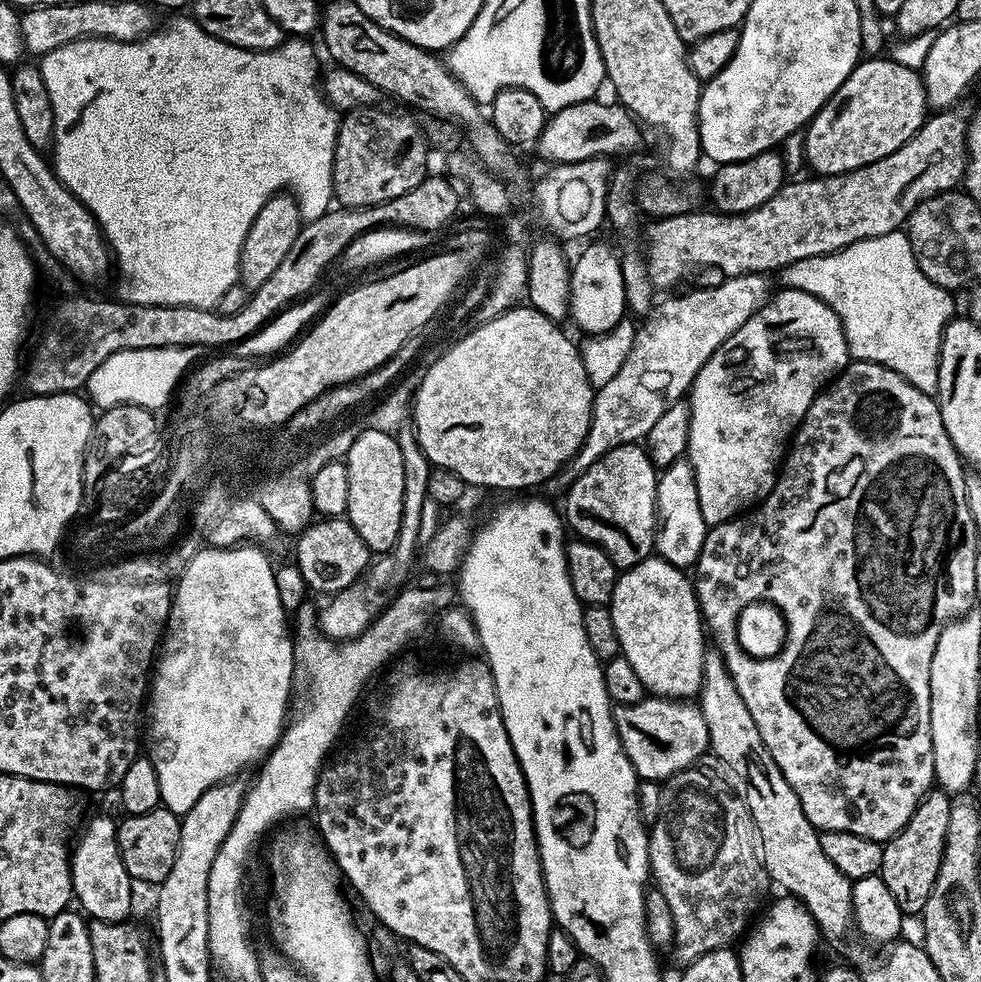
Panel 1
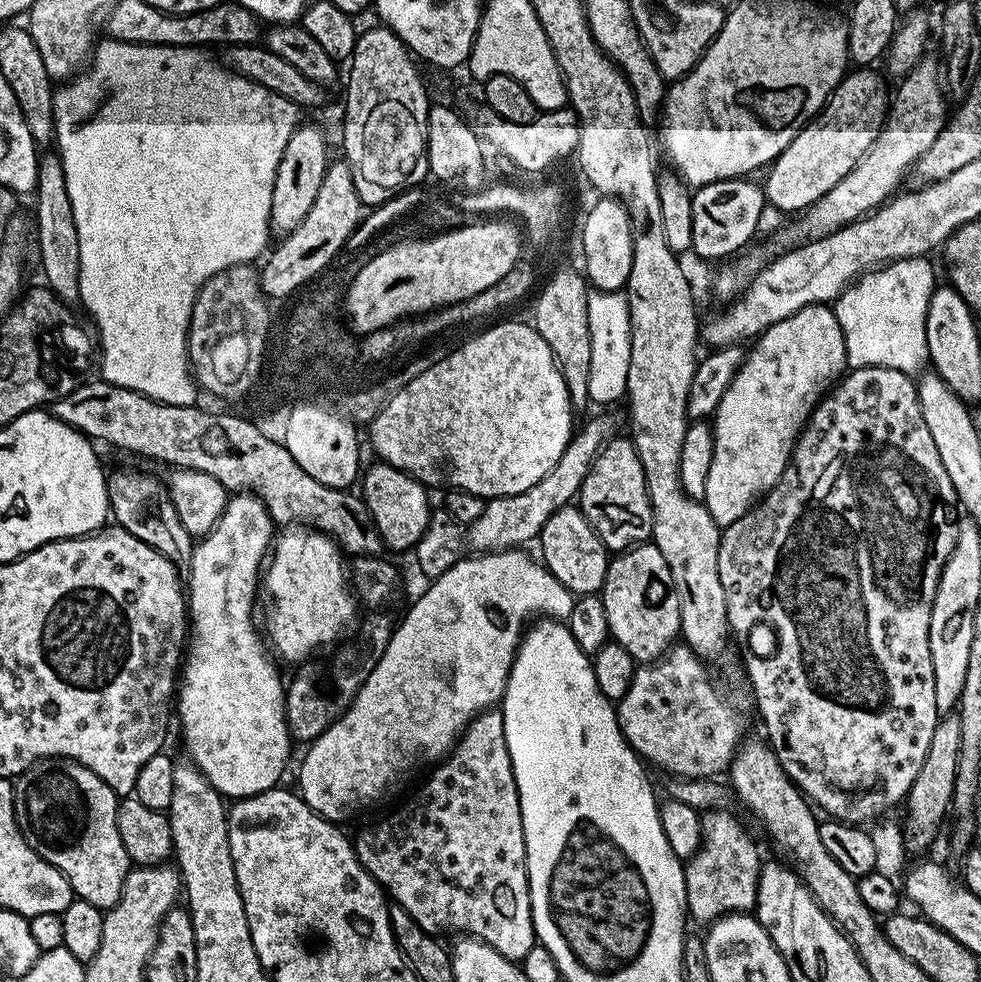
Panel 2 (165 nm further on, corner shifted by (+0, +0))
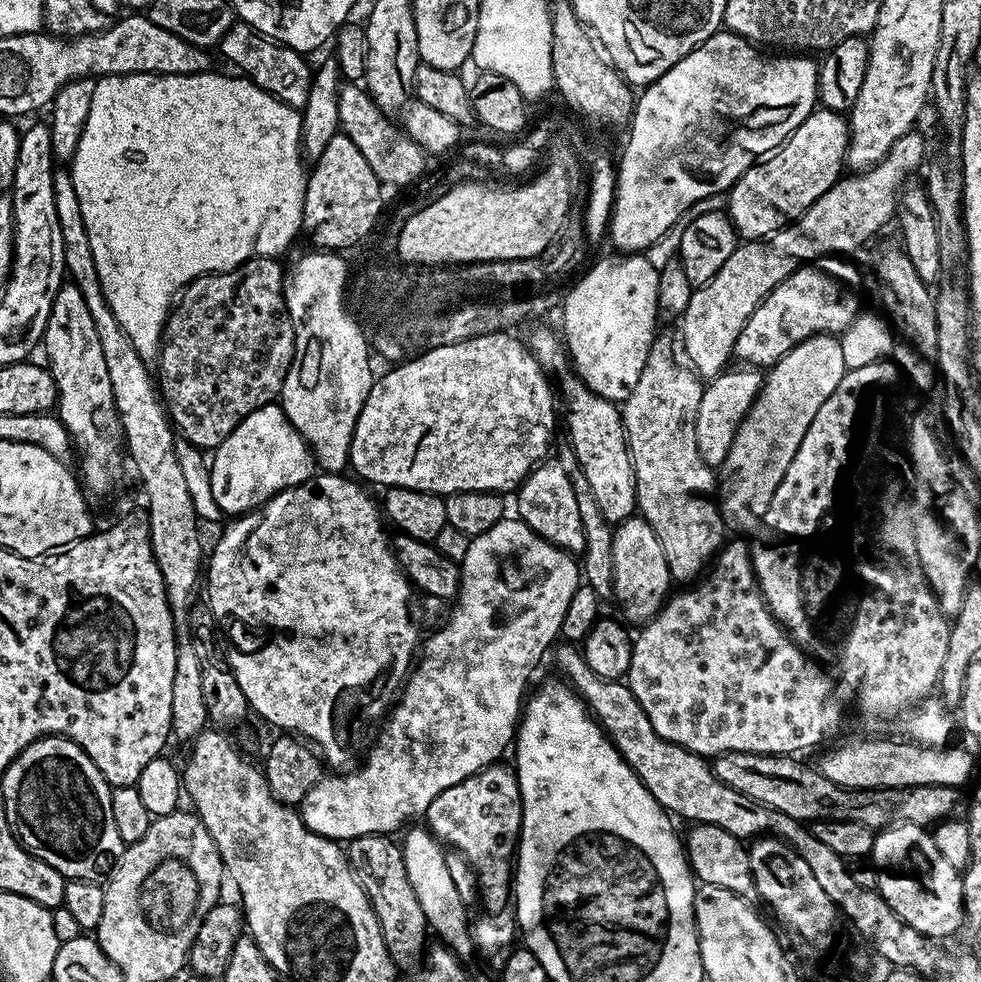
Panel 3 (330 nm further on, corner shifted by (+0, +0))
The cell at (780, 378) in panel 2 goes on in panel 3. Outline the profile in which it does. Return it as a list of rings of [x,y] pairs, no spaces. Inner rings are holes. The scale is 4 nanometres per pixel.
[[[832,334],[806,338],[798,346],[794,346],[792,350],[787,352],[777,364],[771,365],[767,369],[768,376],[766,372],[760,385],[760,393],[756,395],[755,402],[750,406],[748,413],[744,415],[744,421],[738,426],[738,430],[734,434],[734,442],[730,446],[730,450],[718,472],[718,507],[720,509],[720,519],[723,520],[725,529],[732,531],[733,528],[736,531],[733,533],[744,534],[740,532],[749,531],[748,533],[751,533],[760,527],[760,519],[763,518],[770,506],[770,498],[774,498],[774,490],[778,490],[778,482],[782,482],[782,478],[786,474],[786,466],[790,466],[790,462],[794,462],[794,454],[798,454],[798,446],[802,446],[802,438],[806,438],[806,430],[810,430],[810,422],[814,422],[814,414],[818,414],[822,402],[826,402],[826,398],[830,398],[830,394],[834,394],[834,390],[838,390],[838,382],[842,382],[845,371],[842,346],[839,339]]]

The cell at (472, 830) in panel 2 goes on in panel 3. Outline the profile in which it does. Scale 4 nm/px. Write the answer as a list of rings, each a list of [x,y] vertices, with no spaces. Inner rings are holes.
[[[504,762],[486,766],[478,774],[442,790],[426,813],[426,827],[441,845],[457,848],[476,871],[476,880],[484,889],[480,896],[489,913],[500,914],[510,904],[509,885],[514,880],[514,857],[518,852],[520,823],[524,807],[515,771]],[[428,820],[428,821],[427,821]],[[449,844],[449,845],[448,845]],[[508,884],[508,888],[507,888]]]

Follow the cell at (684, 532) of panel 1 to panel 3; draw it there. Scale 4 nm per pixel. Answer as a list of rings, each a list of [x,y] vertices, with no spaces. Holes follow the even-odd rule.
[[[752,366],[729,367],[720,373],[719,376],[713,376],[704,384],[704,393],[702,402],[698,402],[698,418],[694,422],[694,438],[698,442],[698,454],[702,454],[702,462],[706,462],[709,468],[716,470],[723,465],[726,454],[734,442],[734,434],[738,430],[740,423],[744,421],[744,415],[750,410],[750,406],[755,402],[756,395],[760,393],[762,376],[755,367]]]

